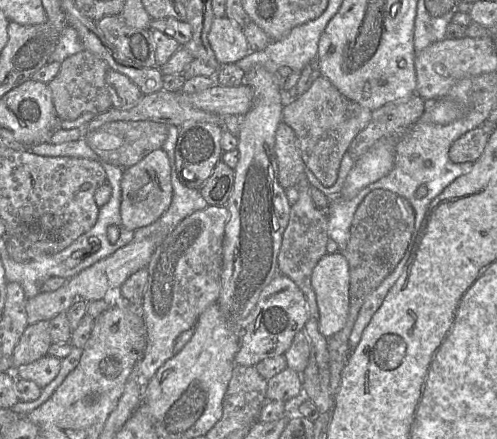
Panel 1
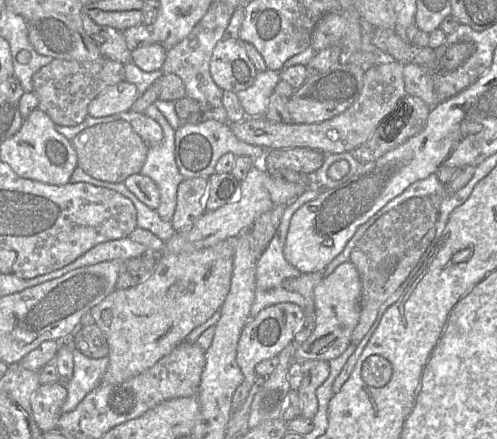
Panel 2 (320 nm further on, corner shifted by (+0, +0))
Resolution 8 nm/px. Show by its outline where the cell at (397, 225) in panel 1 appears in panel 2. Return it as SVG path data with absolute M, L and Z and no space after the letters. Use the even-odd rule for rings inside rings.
M466 165L458 169L453 179L445 184L446 194L444 195L412 197L399 204L382 215L357 242L351 251L350 262L355 265L361 280L360 317L358 324L353 330L350 344L358 345L363 339L376 320L380 305L405 282L429 248L435 237L436 223L443 198L463 188L471 180L475 170L476 167L471 165Z

